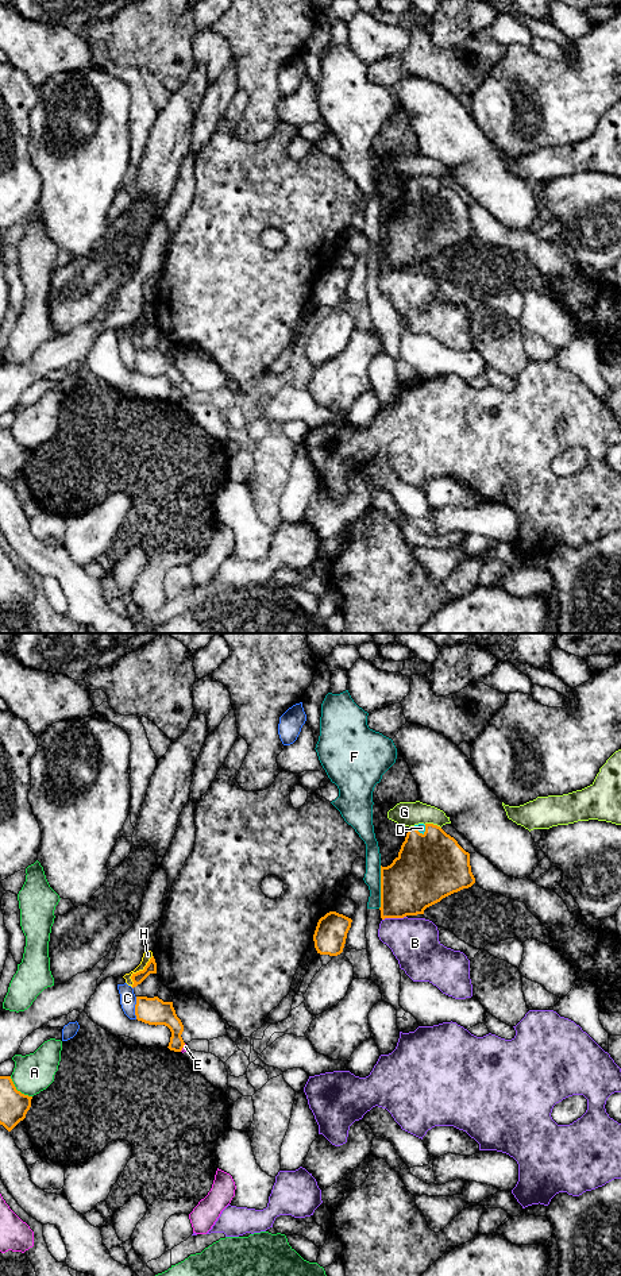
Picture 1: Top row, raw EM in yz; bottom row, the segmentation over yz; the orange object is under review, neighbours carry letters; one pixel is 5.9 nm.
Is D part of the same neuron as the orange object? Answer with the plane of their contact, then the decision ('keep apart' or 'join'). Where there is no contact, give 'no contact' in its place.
meets orange in yz; join

